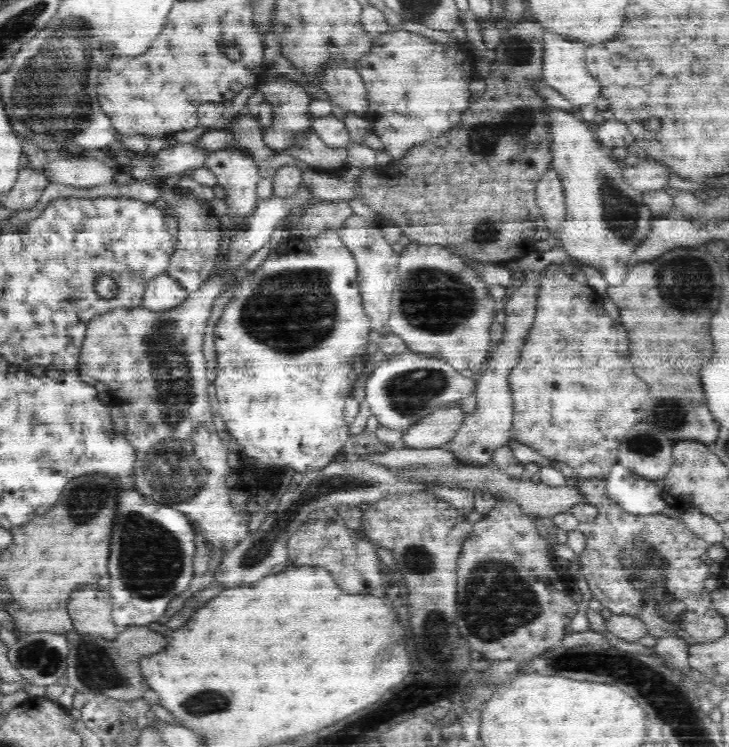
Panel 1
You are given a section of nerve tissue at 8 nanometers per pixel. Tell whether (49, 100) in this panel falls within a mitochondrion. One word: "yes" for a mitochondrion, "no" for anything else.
yes

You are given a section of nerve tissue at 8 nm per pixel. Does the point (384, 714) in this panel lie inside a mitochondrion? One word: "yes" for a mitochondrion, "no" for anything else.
yes

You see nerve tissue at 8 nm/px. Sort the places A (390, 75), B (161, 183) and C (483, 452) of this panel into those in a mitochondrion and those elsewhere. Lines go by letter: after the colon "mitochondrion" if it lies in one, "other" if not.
A: other
B: other
C: other

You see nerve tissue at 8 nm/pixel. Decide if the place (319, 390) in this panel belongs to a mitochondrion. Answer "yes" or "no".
no

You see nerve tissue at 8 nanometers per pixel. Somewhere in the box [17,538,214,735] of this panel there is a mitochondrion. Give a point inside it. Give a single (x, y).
(96, 669)

